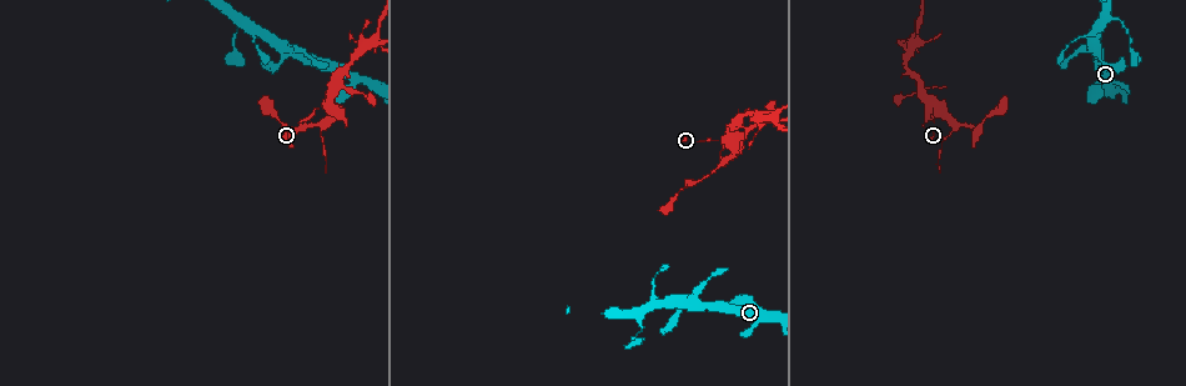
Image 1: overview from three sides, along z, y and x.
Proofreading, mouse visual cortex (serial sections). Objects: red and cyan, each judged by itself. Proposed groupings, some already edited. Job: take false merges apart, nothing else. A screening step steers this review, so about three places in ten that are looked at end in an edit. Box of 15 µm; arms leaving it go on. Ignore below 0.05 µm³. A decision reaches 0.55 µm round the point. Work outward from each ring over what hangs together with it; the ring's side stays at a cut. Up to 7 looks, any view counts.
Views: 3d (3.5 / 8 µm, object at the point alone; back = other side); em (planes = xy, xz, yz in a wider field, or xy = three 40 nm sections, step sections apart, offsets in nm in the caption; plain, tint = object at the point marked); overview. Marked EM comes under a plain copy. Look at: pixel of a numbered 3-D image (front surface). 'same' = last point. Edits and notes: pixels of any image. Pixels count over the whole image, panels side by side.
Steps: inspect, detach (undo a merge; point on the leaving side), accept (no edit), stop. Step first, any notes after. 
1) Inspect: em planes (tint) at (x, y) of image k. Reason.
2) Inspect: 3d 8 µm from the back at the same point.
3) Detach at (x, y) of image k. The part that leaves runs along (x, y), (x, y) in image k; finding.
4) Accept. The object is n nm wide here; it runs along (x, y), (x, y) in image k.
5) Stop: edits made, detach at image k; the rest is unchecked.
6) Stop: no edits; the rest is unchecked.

Inspect: 3d 3.5 µm at (287, 48) of image 1. A narrow waist.

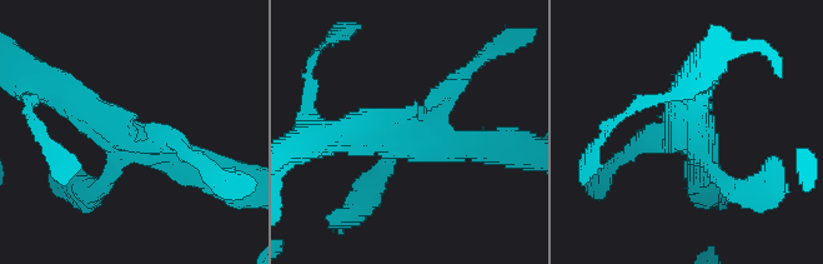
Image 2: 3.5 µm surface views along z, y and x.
Inspect: em xy step 2 (tint) at (699, 139) of image 2. 4 arms meet here; the arms are 200, 250, 350, 400 nm wide.

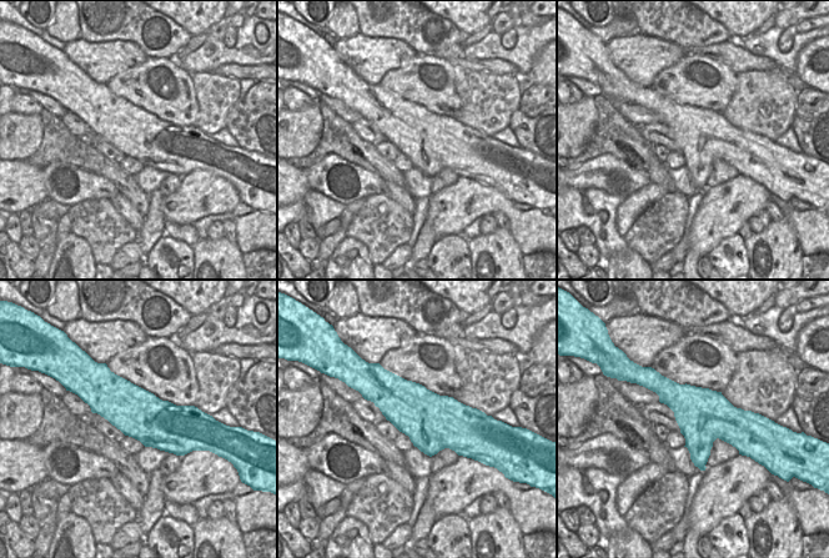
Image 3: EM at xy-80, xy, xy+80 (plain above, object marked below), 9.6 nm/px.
Accept. It runs along (205, 170), (116, 135), (59, 94) in image 2; continuous, no second cell.

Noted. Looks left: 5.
Inspect: 3d 3.5 µm at (632, 339) of image 1. Calibre changes.

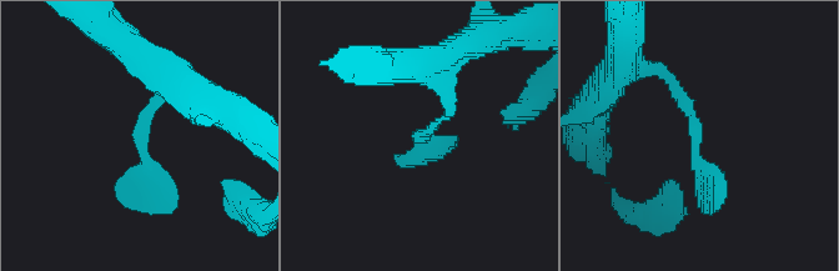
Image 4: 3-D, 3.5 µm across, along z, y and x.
Inspect: em xy step 1 (tint) at (422, 133) of image 4. Need the tissue.

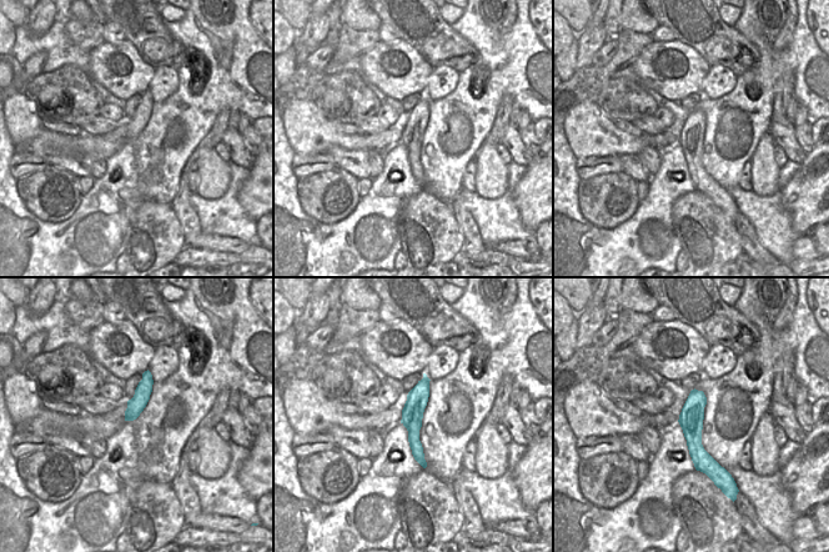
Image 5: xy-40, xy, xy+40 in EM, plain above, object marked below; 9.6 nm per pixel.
Accept. It runs along (426, 381), (413, 409), (421, 460) in image 5; one cell here.

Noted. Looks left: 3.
Inspect: 3d 3.5 µm at (934, 106) of image 1. Abrupt turn.

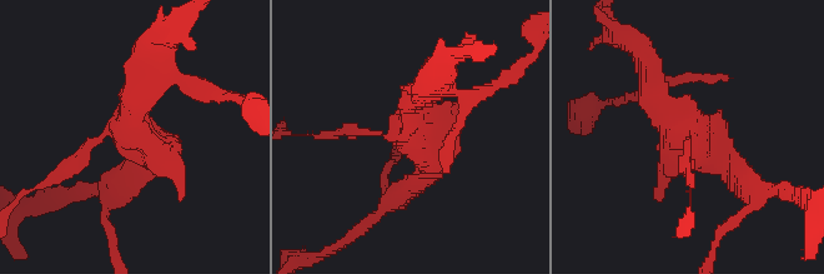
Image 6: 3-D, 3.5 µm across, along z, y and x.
Inspect: em xy step 2 (tint) at (122, 133) of image 6.

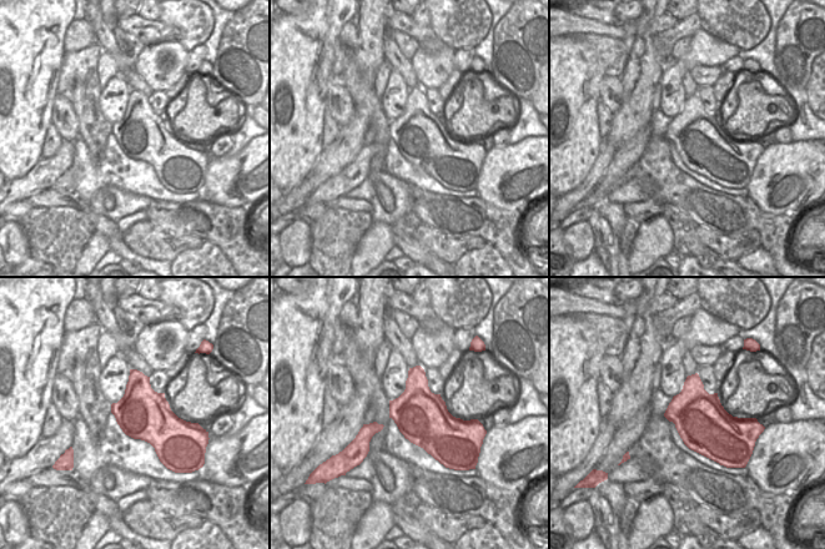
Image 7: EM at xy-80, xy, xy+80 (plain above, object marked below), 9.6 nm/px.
Accept. It runs along (55, 178), (89, 143), (131, 128), (142, 65) in image 6; one cell here.

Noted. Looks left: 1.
Stop: no edits; the rest is unchecked.

